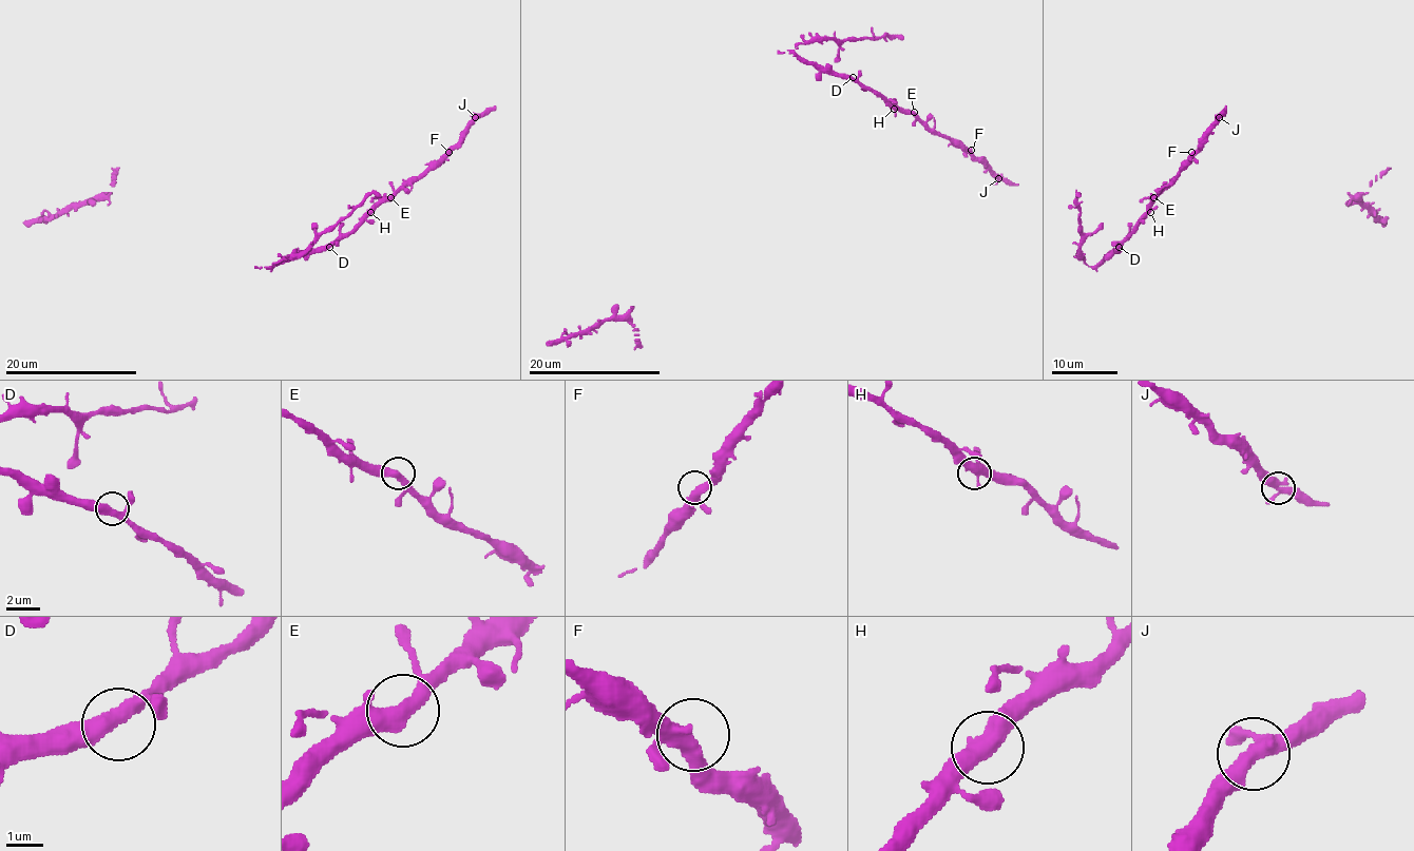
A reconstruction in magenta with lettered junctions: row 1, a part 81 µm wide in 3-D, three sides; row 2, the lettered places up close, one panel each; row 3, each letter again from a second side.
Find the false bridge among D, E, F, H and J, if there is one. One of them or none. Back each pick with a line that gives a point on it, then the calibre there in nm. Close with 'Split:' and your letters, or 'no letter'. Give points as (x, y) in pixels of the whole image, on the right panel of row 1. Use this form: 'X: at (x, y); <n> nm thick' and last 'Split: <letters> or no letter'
Split: no letter

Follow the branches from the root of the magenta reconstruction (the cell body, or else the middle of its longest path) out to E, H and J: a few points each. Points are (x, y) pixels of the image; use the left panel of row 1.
E: (293, 250), (314, 251), (328, 248), (347, 236), (390, 197)
H: (293, 250), (324, 250), (346, 236), (370, 212)
J: (293, 250), (324, 250), (347, 236), (382, 201), (422, 177), (458, 140), (460, 133), (475, 117)

